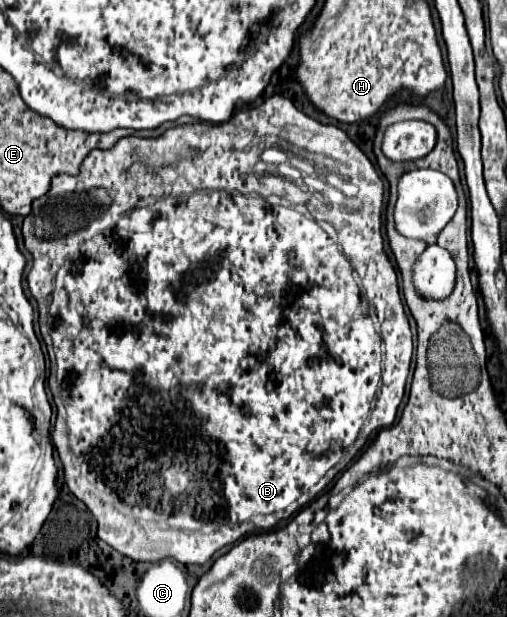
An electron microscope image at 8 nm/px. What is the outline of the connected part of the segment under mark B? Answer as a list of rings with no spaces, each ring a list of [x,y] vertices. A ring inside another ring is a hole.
[[[284,96],[269,97],[262,104],[258,104],[258,106],[244,106],[240,110],[236,110],[232,114],[232,118],[228,122],[224,122],[224,124],[212,124],[212,122],[184,124],[168,129],[156,140],[144,140],[144,138],[136,138],[136,136],[126,136],[126,138],[118,140],[108,150],[92,150],[84,158],[84,162],[80,164],[80,174],[76,174],[76,176],[56,174],[56,178],[52,180],[50,190],[44,196],[40,196],[40,198],[36,198],[32,202],[32,212],[24,218],[24,226],[22,226],[24,246],[26,246],[26,250],[34,258],[32,270],[28,272],[26,280],[28,280],[30,294],[36,300],[40,300],[38,302],[38,310],[40,310],[39,324],[41,329],[48,325],[48,312],[44,310],[44,306],[46,306],[46,302],[52,300],[50,302],[50,336],[42,336],[42,338],[48,348],[50,359],[55,357],[55,353],[52,353],[52,342],[54,342],[54,352],[56,352],[56,362],[58,362],[58,384],[60,384],[62,396],[64,396],[64,405],[61,405],[60,398],[57,401],[59,415],[51,433],[52,442],[54,442],[54,446],[56,446],[56,450],[60,454],[62,466],[64,466],[64,482],[70,488],[70,492],[78,500],[82,500],[88,506],[88,510],[94,514],[94,518],[98,522],[98,538],[100,540],[104,540],[108,546],[112,546],[122,556],[126,556],[126,558],[130,558],[134,562],[140,562],[140,560],[142,562],[158,562],[158,560],[164,560],[164,558],[174,558],[174,560],[178,560],[182,564],[206,564],[214,556],[214,552],[218,552],[220,548],[224,548],[228,544],[236,544],[240,538],[250,536],[254,532],[268,532],[268,530],[275,528],[281,520],[288,520],[290,516],[294,516],[302,506],[306,506],[310,500],[314,500],[326,488],[326,484],[342,468],[346,468],[348,462],[352,462],[355,459],[375,432],[393,425],[398,412],[398,406],[400,406],[402,396],[404,396],[404,388],[406,388],[406,380],[408,380],[408,368],[410,368],[410,358],[413,356],[414,344],[410,322],[408,322],[408,316],[404,312],[404,304],[402,304],[400,290],[398,290],[398,276],[396,276],[394,264],[390,262],[390,258],[388,258],[388,254],[384,250],[384,240],[382,240],[382,206],[384,206],[384,182],[382,182],[380,174],[376,172],[376,168],[372,166],[372,162],[368,160],[368,156],[346,136],[344,130],[340,130],[334,124],[320,124],[320,122],[308,118],[306,114],[296,110],[296,106],[292,104],[292,101],[284,98]],[[269,196],[278,197],[280,204],[270,206],[270,203],[267,201]],[[40,290],[46,290],[46,296],[50,294],[50,300],[42,300],[40,298]],[[64,406],[66,406],[66,412],[68,412],[66,422],[63,422],[62,416]]]

